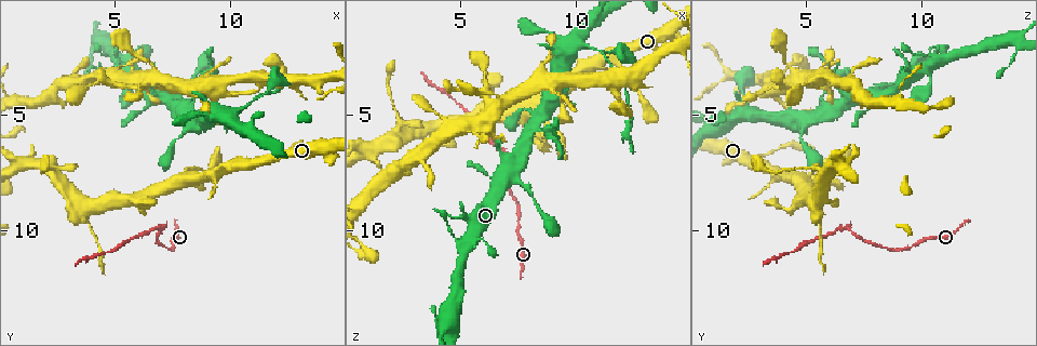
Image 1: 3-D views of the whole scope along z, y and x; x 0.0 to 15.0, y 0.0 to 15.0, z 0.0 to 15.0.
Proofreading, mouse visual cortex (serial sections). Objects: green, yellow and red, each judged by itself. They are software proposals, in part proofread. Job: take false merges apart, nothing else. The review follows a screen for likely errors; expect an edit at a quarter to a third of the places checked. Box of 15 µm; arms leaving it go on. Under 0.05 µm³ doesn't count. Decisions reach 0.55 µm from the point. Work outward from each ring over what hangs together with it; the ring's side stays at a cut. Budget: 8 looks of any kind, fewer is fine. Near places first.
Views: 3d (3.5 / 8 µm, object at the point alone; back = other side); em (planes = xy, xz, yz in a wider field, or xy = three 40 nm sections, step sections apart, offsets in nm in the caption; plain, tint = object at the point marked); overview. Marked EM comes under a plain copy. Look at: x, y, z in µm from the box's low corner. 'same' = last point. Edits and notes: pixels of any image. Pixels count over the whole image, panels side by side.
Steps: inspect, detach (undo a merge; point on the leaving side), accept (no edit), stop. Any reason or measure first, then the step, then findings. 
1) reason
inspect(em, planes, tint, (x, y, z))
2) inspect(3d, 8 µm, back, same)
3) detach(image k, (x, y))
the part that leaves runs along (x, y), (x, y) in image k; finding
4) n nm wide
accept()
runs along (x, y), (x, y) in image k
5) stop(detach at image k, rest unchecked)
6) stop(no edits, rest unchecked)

sharp bend
inspect(3d, 3.5 µm, (7.0, 9.9, 6.7))

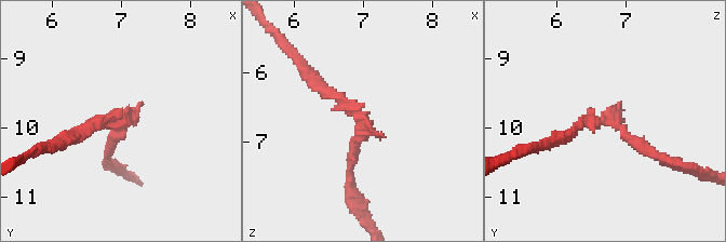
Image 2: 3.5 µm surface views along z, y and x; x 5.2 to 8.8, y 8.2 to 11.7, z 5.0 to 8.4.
arms of 150, 200 nm; need the tissue
inspect(em, xy, step 1, tint, (6.90, 9.90, 6.60))

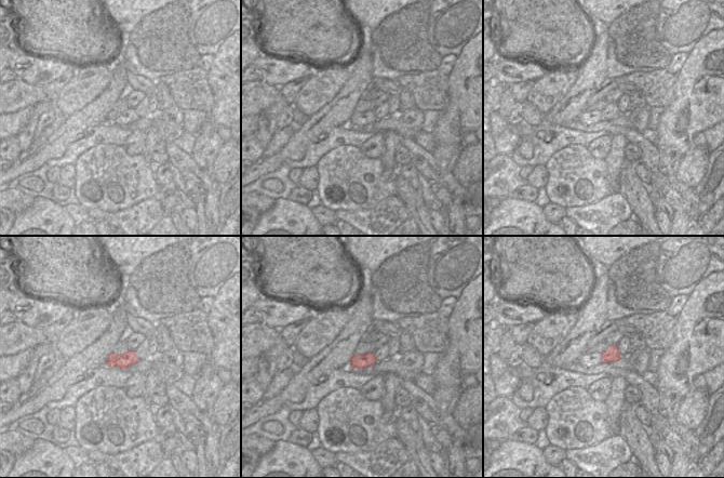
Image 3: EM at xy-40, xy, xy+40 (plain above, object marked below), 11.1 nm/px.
detach(image 2, (591, 122))
the part that leaves runs along (618, 128), (591, 118), (549, 142) in image 2; two cells meet here

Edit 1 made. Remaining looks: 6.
see it whole again
inspect(overview)

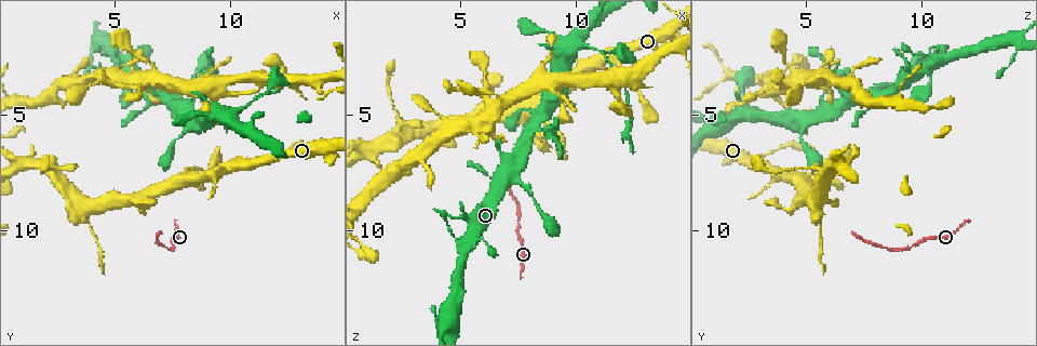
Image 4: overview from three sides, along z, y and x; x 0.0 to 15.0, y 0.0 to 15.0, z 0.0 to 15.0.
abrupt turn
inspect(3d, 3.5 µm, back, (2.3, 7.3, 5.5))

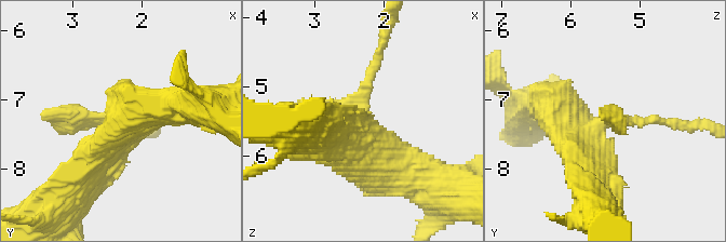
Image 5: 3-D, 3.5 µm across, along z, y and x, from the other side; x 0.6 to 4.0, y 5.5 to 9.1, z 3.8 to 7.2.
accept()
continuous, no second cell

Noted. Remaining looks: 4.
thin neck
inspect(3d, 3.5 µm, back, (8.3, 5.4, 5.0))

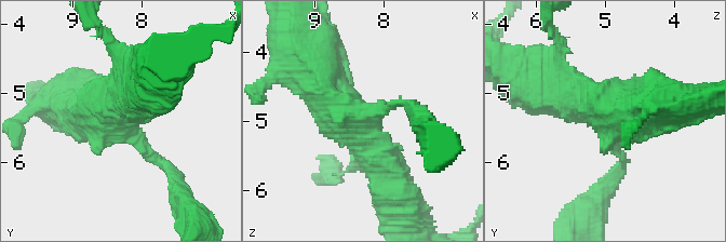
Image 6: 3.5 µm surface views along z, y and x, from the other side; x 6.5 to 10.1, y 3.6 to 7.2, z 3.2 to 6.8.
now the EM
inspect(em, xy, step 1, tint, (8.30, 5.45, 5.00))

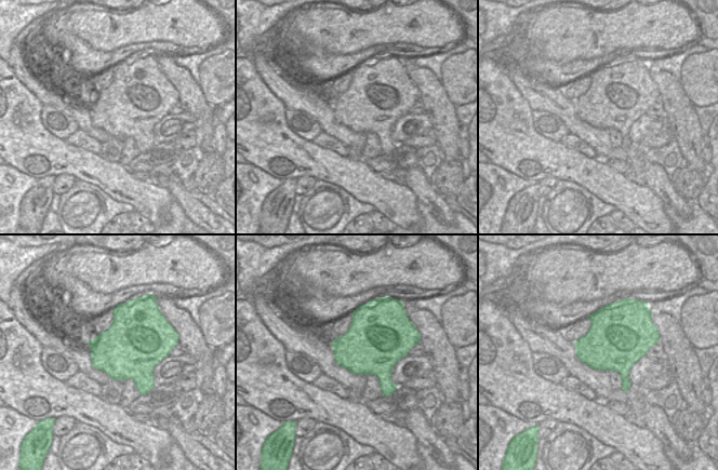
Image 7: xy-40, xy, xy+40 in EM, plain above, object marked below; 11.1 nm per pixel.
accept()
runs along (387, 174), (324, 97), (311, 64) in image 6; all the same cell

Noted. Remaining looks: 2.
stop(detach at image 2, rest unchecked)

